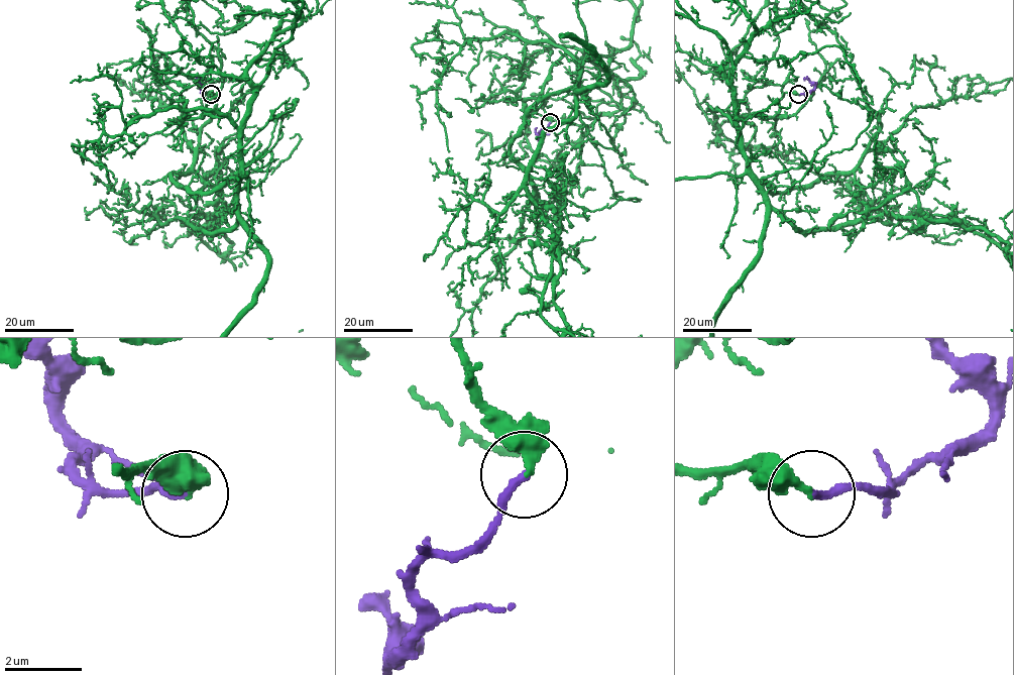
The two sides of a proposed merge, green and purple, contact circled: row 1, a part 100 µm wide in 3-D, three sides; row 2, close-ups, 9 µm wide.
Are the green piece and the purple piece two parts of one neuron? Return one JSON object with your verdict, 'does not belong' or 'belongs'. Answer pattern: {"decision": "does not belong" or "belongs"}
{"decision": "belongs"}

